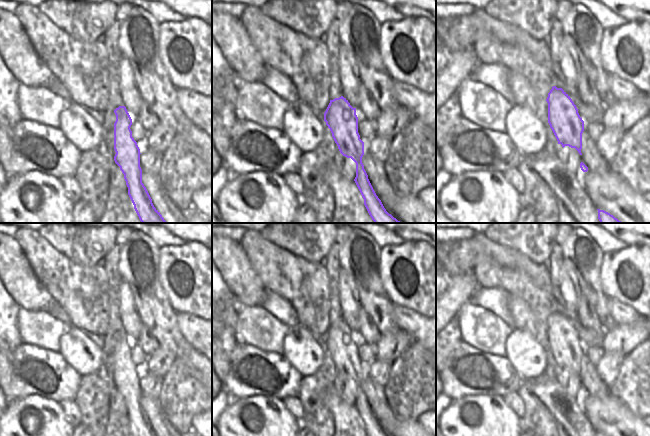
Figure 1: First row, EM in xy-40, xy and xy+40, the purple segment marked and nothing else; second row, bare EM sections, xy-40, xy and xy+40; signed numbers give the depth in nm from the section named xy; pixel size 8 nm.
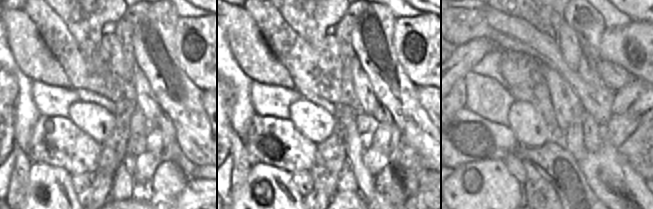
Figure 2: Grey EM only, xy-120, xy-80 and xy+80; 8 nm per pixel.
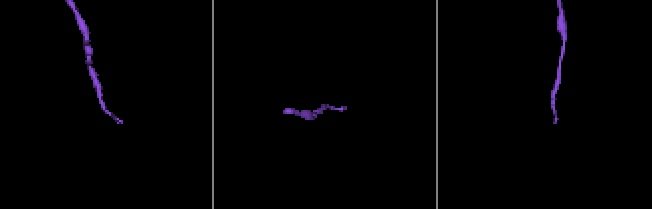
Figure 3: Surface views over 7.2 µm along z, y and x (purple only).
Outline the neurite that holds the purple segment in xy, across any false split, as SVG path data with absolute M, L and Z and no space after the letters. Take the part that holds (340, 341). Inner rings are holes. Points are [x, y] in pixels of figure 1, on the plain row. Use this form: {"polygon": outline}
{"polygon": "M343 320L330 324L324 337L324 345L330 353L340 377L356 387L354 405L364 423L367 435L387 436L376 419L362 387L364 366L358 357L356 332L353 332Z"}

